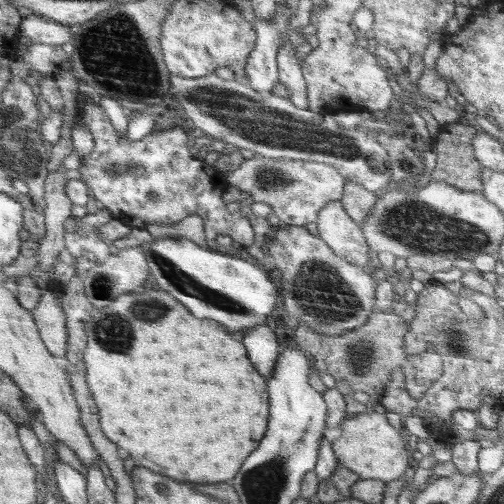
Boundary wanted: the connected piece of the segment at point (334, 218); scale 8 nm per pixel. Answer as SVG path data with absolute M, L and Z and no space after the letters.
M340 200L328 201L320 209L315 223L318 237L339 257L352 264L368 266L372 250L361 227L345 211Z

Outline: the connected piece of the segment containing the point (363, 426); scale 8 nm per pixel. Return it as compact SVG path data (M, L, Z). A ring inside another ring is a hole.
M368 412L355 415L350 419L345 419L339 428L342 429L340 438L332 442L334 453L337 456L338 465L350 471L356 472L362 479L378 479L388 482L401 478L402 474L408 468L408 452L404 448L404 442L400 440L400 434L396 428L392 428L386 418L385 414L376 414L375 412Z

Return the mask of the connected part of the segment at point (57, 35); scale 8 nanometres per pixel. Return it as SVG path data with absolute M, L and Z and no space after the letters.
M26 13L19 26L20 36L24 35L24 38L28 38L31 44L41 43L48 45L60 45L64 46L68 44L70 40L70 32L76 32L76 30L68 30L68 26L64 26L65 23L59 23L46 17L40 17L36 14Z

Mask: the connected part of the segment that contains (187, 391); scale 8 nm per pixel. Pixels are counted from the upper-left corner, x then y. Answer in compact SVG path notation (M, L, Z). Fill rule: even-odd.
M156 290L117 296L87 320L85 331L85 377L98 408L102 433L110 442L124 448L132 458L138 458L142 466L164 476L174 476L174 480L190 480L190 483L200 480L203 484L230 482L246 456L258 448L258 442L268 431L266 422L269 423L268 382L264 382L246 358L246 348L234 342L218 322L194 318L176 298ZM204 342L210 352L208 368L212 370L208 372L204 372Z

